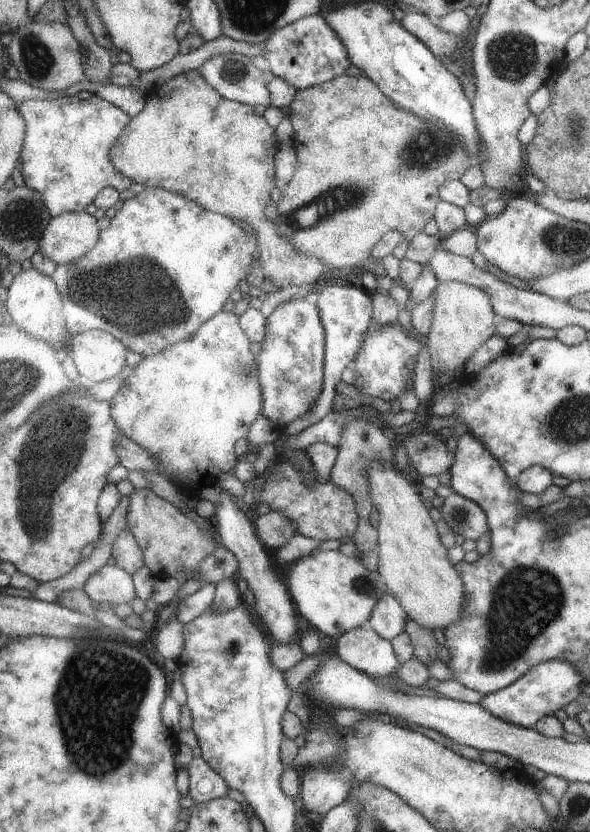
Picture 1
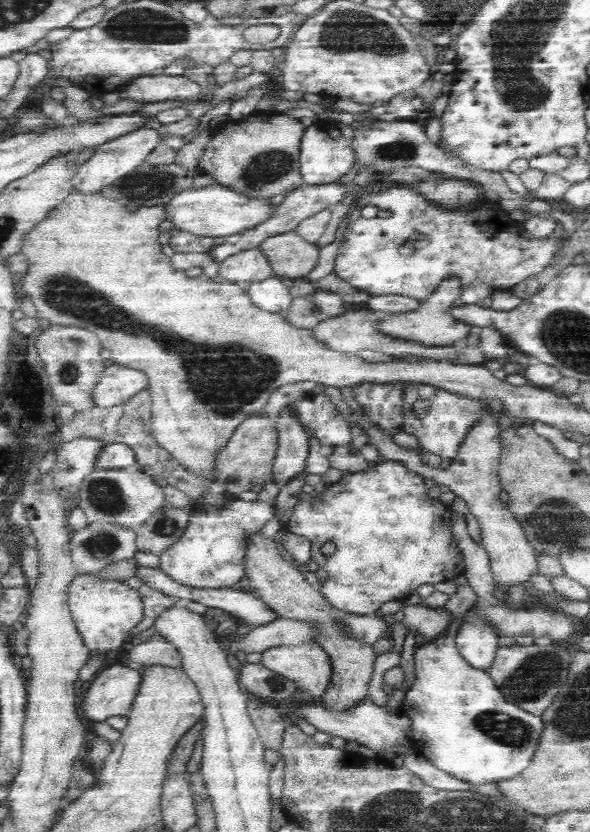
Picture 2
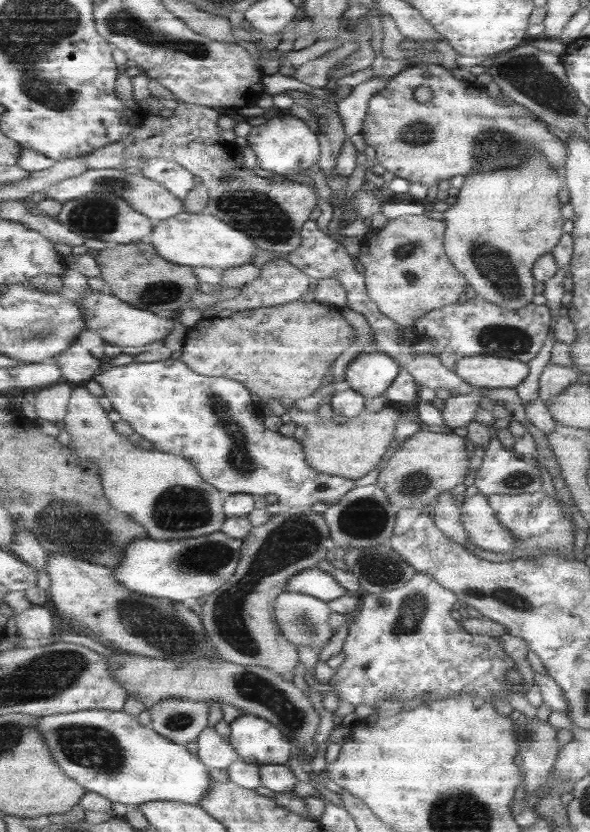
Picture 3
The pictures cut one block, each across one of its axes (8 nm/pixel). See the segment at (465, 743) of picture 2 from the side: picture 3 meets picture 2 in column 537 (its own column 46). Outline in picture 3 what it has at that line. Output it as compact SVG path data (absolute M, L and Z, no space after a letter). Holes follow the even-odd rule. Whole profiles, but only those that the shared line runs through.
M82 710L73 713L54 714L37 719L37 730L45 734L45 743L53 752L53 760L76 779L88 792L95 792L129 808L155 801L200 804L205 800L209 787L213 785L209 767L191 754L185 746L173 743L170 738L159 734L151 726L143 726L137 715L125 711Z

